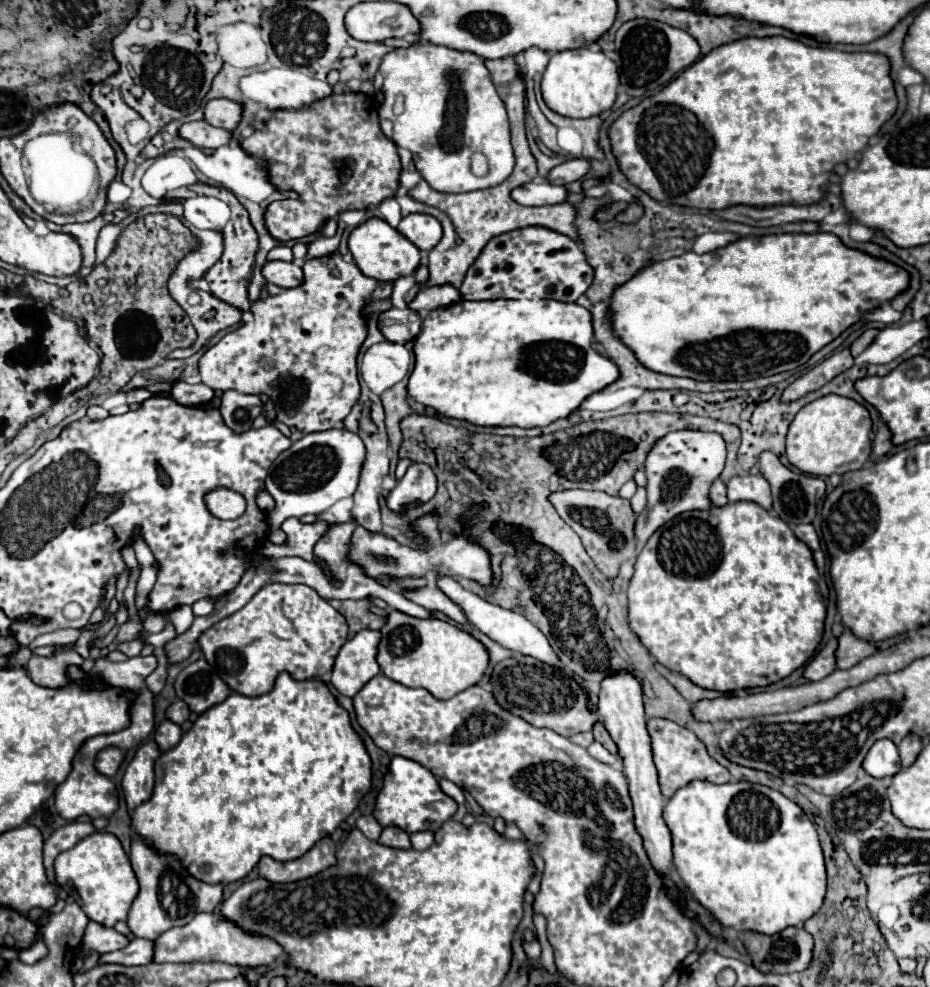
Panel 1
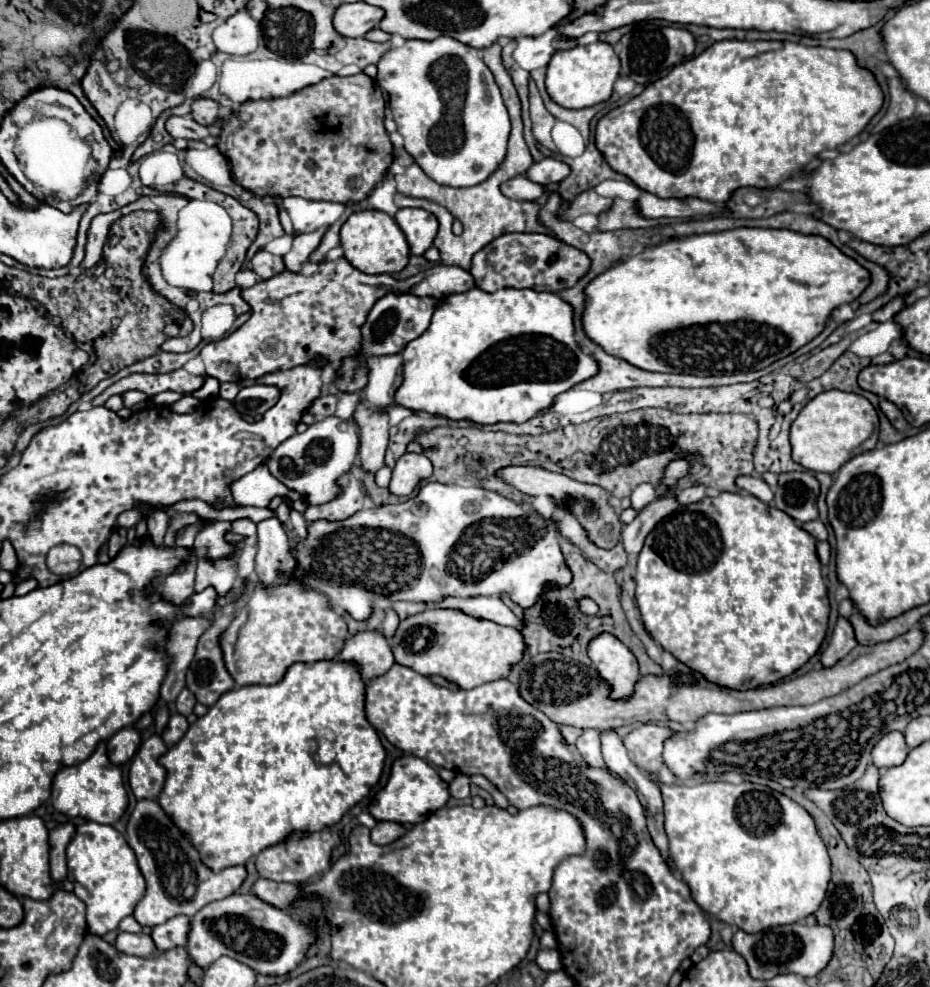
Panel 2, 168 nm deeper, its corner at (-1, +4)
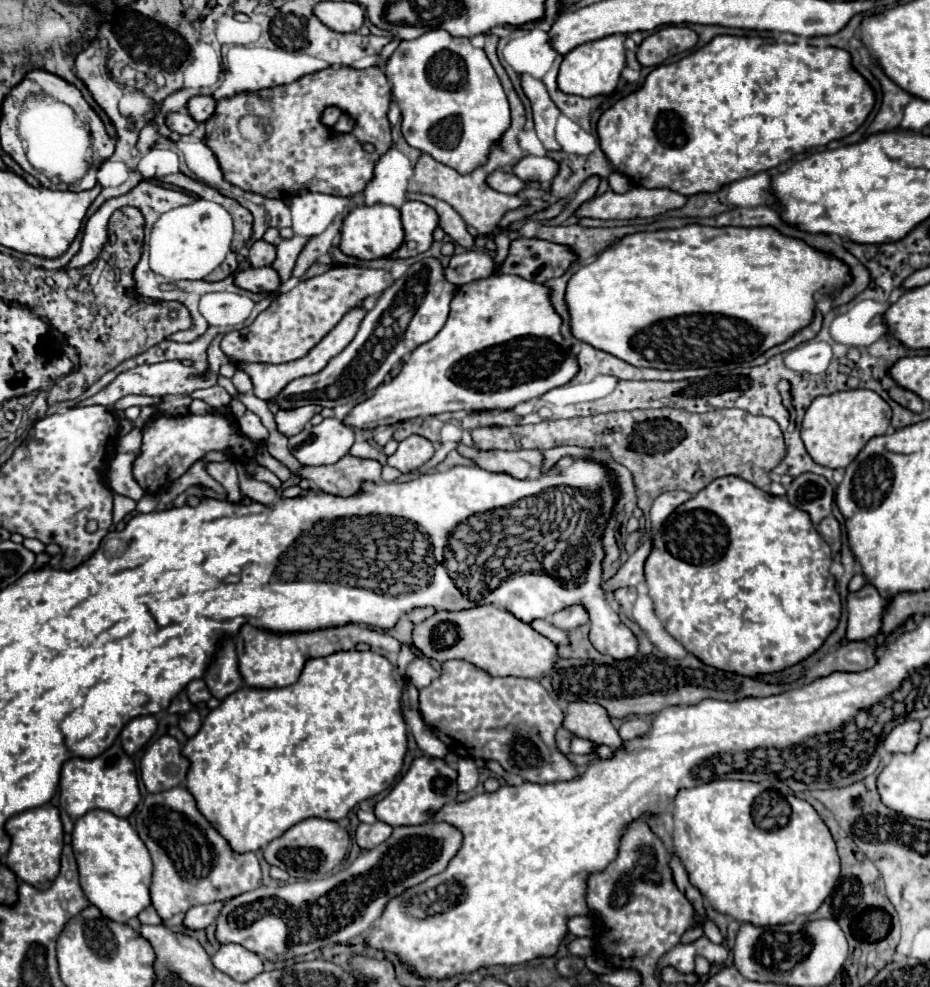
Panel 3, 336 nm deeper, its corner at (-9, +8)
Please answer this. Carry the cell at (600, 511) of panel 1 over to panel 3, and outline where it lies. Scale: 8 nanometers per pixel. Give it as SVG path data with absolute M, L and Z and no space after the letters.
M458 444L458 452L466 458L476 460L476 464L488 472L504 472L512 478L526 480L530 478L530 470L542 470L544 456L540 450L516 450L516 452L502 452L502 450L492 450L492 452L476 452L470 446Z

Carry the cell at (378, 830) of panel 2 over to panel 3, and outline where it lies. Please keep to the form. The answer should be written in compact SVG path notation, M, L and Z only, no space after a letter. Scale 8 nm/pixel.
M376 822L372 826L360 824L358 830L356 830L356 842L358 842L360 848L370 850L370 848L376 848L378 844L382 844L392 834L392 830L394 828L386 822Z

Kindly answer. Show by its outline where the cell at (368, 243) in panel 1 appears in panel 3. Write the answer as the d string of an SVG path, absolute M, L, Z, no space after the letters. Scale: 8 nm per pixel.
M374 204L374 206L358 206L354 208L342 226L342 240L340 250L346 256L354 256L358 260L376 260L390 256L404 244L404 228L400 220L400 210L388 204Z

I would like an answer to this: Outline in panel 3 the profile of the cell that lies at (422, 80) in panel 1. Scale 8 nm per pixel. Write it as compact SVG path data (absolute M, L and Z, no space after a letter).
M438 28L414 40L400 40L386 64L386 78L392 82L392 94L402 112L402 134L406 142L454 168L458 174L470 174L484 166L492 146L512 124L508 98L504 96L504 88L486 58L486 52L482 48L474 48L468 38L450 36Z

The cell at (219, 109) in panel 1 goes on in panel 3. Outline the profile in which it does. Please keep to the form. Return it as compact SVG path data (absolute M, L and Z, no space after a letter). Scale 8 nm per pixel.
M194 96L188 102L188 112L196 122L206 122L216 110L216 100L212 96Z

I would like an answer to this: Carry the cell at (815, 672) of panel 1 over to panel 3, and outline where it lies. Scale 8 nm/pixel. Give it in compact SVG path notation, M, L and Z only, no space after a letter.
M866 584L862 590L848 594L848 626L846 626L846 640L868 640L874 638L880 630L880 616L886 598L882 598L874 586Z

